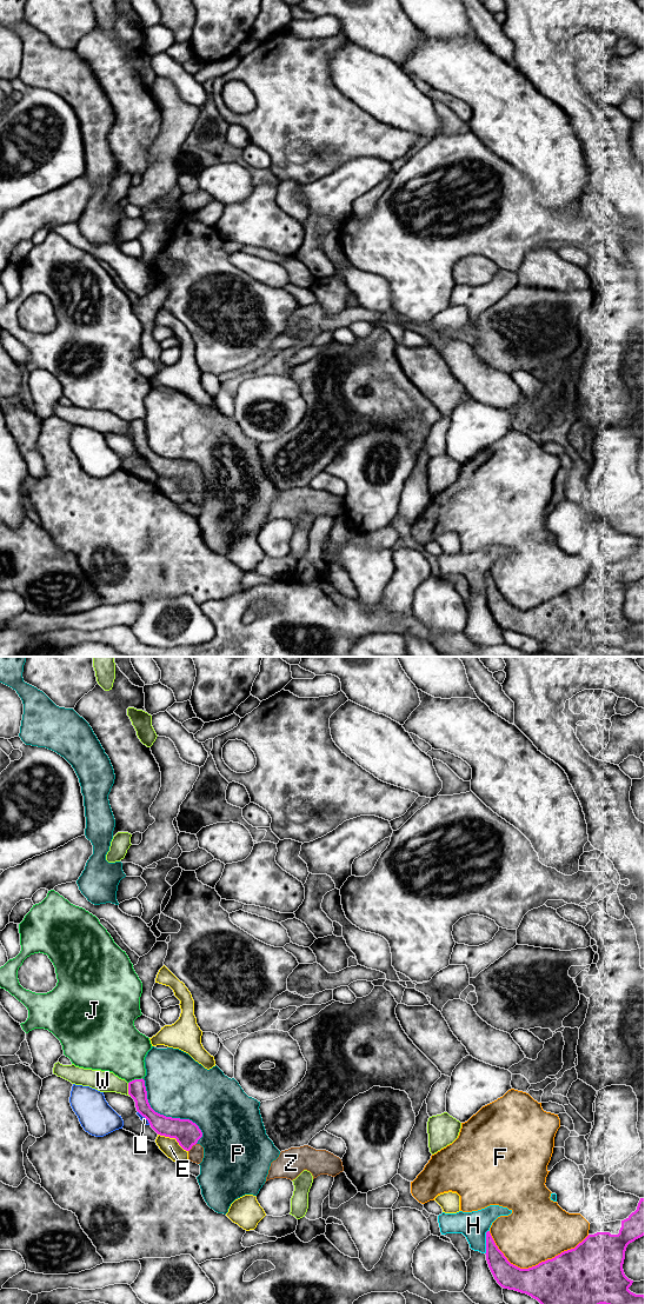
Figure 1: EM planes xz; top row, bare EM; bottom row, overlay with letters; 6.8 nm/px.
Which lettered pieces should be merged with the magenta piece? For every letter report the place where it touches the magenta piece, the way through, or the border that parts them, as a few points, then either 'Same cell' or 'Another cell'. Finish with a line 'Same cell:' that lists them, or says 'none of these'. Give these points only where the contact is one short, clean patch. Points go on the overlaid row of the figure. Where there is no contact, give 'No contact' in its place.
E: Touches magenta at xz (173, 1137). Another cell
F: Touches magenta at xz (534, 1266). Another cell
H: Touches magenta at xz (486, 1242). Another cell
J: Touches magenta at xz (135, 1079). Another cell
L: Touches magenta at xz (145, 1117). Another cell
P: Touches magenta at xz (170, 1117). Another cell
W: Touches magenta at xz (128, 1090). Another cell
Z: Touches magenta at xz (191, 1148). Path across: xz (186, 1132), (191, 1148), (195, 1155). Same cell
Same cell: Z

